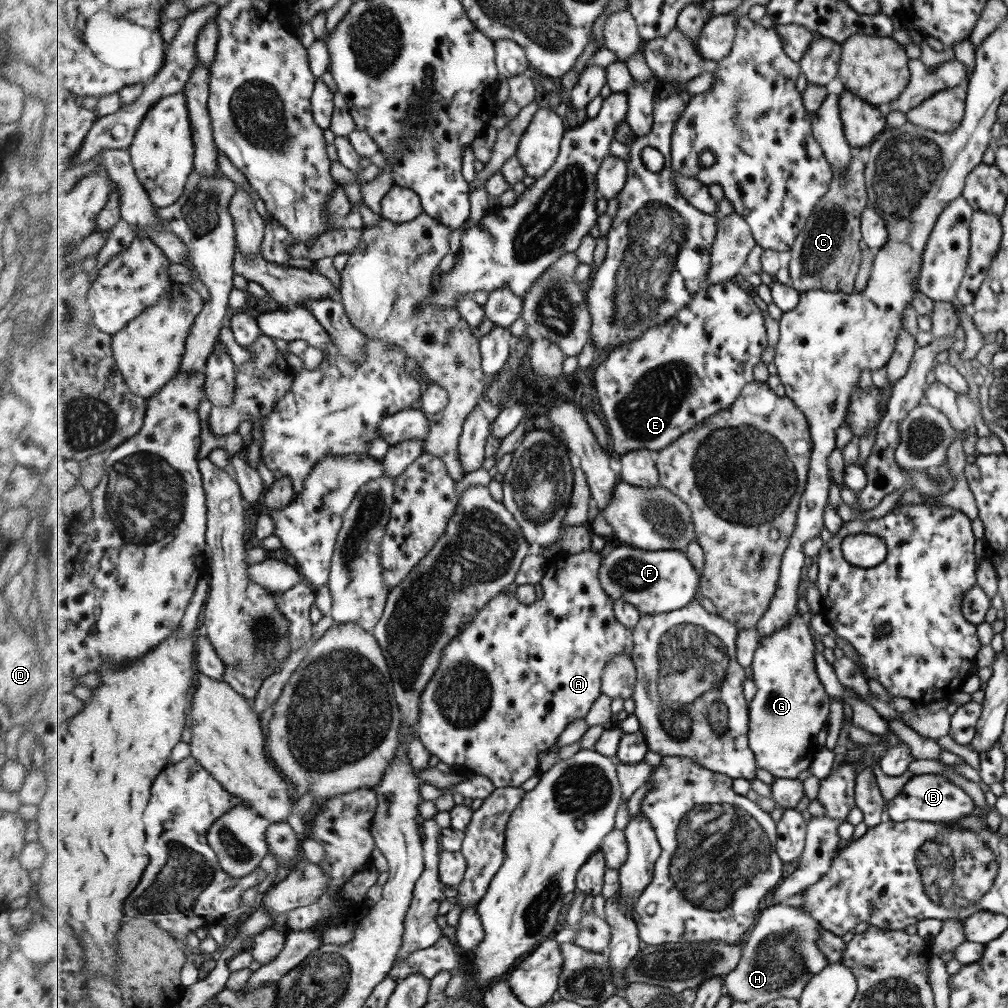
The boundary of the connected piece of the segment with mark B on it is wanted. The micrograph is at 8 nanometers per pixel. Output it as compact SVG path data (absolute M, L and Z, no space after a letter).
M929 773L928 775L911 775L901 786L899 794L886 802L884 817L896 823L904 820L922 820L939 826L957 823L974 811L977 811L975 804L959 786L952 784L945 775Z

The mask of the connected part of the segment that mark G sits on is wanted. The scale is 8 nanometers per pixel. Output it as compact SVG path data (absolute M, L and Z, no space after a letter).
M796 616L781 630L761 639L752 665L752 679L758 684L758 693L750 702L750 747L756 754L759 769L768 770L776 779L796 779L813 762L817 748L815 736L829 714L829 700L815 674L815 642L809 630L808 618Z

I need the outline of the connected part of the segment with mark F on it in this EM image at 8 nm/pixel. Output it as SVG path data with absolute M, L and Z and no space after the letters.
M618 544L600 568L599 581L615 600L626 600L645 614L663 614L686 607L702 592L703 574L699 574L683 551L645 551Z

